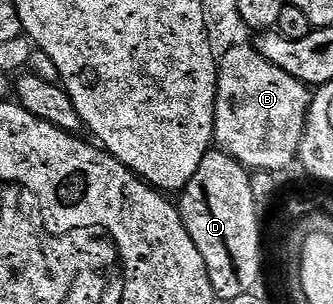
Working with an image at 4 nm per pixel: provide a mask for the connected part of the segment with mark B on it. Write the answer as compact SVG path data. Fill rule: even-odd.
M250 44L233 47L218 58L214 144L249 171L277 171L296 161L306 129L312 90L281 67L273 67Z

